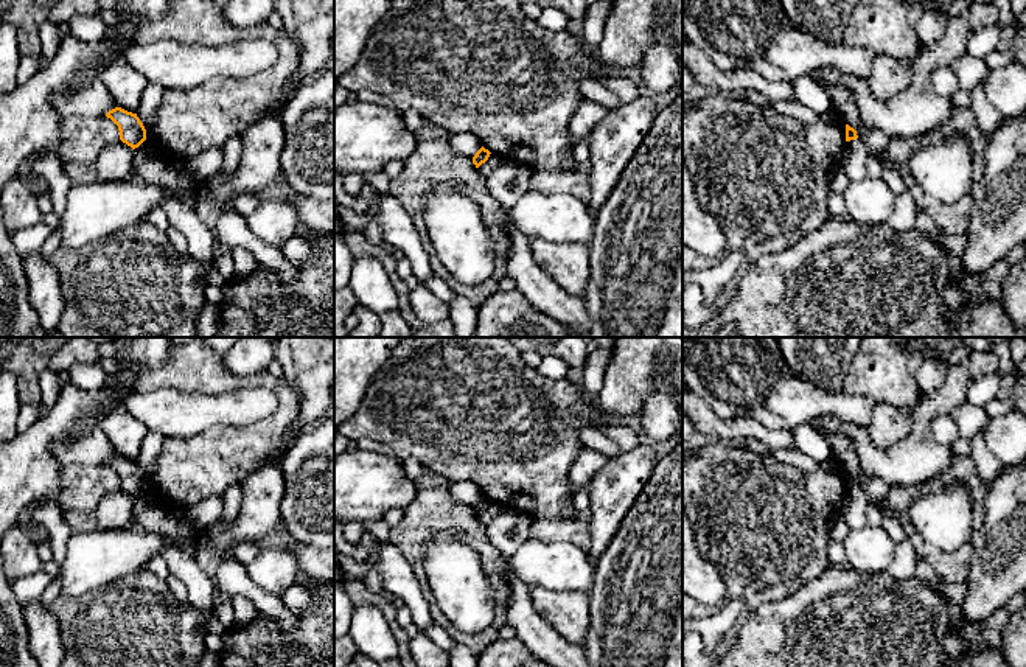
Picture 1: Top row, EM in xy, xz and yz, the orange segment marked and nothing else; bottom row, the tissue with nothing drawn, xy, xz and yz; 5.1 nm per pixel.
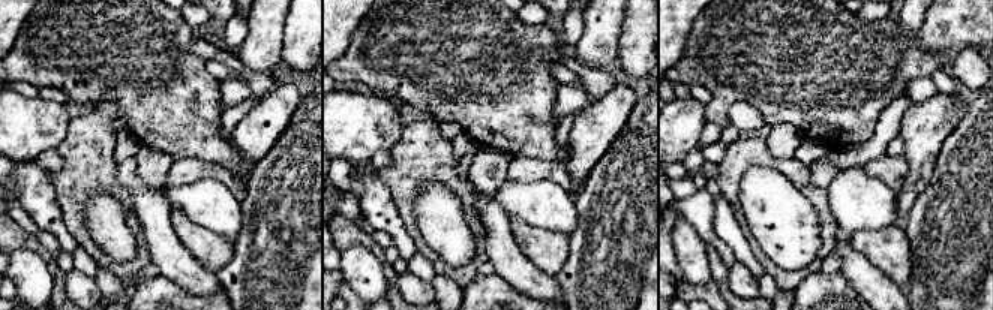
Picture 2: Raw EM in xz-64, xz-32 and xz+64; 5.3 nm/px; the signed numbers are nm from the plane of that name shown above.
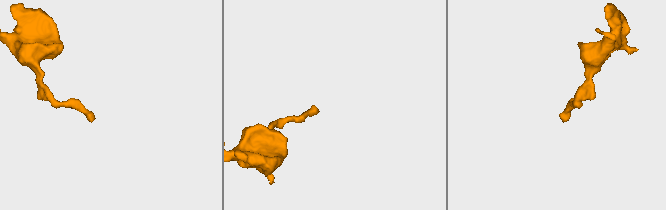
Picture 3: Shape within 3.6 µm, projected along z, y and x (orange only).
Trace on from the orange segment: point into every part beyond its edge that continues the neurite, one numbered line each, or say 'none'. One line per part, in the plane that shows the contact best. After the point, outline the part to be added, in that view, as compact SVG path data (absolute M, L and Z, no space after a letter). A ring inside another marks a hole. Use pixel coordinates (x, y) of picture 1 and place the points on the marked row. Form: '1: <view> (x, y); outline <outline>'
none

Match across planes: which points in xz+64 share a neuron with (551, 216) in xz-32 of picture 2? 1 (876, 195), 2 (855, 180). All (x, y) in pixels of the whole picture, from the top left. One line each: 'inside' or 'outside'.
1: inside
2: inside

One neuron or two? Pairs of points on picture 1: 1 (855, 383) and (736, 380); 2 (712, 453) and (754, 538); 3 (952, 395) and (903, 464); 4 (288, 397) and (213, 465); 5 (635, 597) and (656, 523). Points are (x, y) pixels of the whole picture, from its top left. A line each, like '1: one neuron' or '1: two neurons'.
1: two neurons
2: one neuron
3: one neuron
4: one neuron
5: one neuron

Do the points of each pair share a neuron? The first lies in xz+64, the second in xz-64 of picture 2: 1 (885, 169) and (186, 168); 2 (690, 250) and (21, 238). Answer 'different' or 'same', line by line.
1: same
2: different

